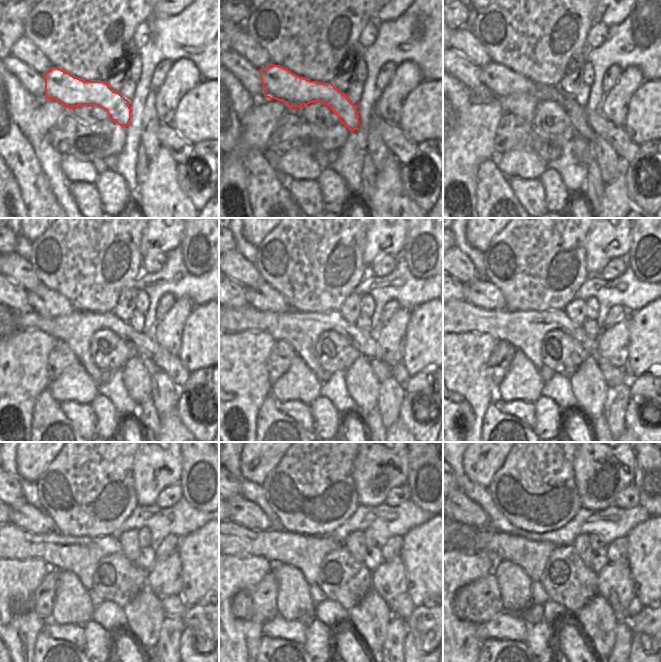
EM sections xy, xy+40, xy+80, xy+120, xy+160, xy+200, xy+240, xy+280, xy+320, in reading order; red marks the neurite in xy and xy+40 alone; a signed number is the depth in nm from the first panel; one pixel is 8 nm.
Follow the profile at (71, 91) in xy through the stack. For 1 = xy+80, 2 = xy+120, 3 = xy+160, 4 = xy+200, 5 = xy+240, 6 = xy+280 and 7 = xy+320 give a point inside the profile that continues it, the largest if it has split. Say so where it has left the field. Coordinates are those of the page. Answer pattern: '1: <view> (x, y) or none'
1: xy+80 (500, 81)
2: xy+120 (46, 302)
3: xy+160 (263, 297)
4: xy+200 (481, 293)
5: xy+240 (34, 520)
6: xy+280 (241, 511)
7: xy+320 (463, 510)

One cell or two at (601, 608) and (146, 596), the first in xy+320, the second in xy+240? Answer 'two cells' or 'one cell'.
one cell

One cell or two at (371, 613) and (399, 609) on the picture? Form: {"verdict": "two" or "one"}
{"verdict": "two"}

